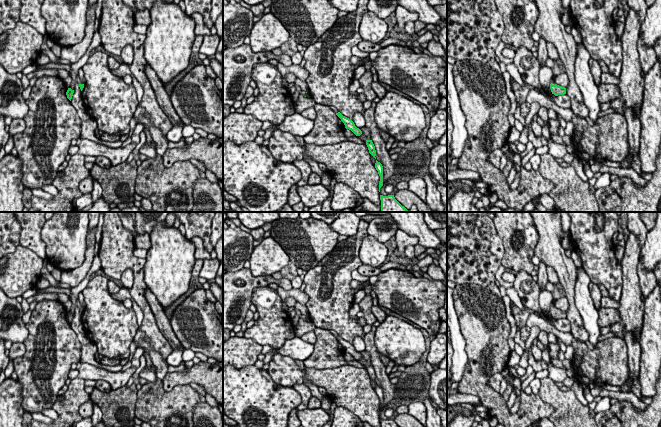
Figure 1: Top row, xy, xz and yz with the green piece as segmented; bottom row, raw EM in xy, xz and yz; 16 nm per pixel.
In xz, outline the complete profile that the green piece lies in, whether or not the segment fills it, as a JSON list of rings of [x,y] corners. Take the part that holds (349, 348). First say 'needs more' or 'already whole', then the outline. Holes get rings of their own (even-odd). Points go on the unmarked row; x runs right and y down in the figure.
already whole | [[[340,336],[336,337],[336,339],[344,347],[346,353],[351,354],[356,360],[360,360],[362,358],[362,355],[355,350],[354,346],[351,343],[343,340]]]

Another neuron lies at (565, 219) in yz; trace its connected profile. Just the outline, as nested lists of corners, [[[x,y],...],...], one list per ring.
[[[561,212],[561,224],[562,224],[562,238],[567,235],[570,229],[570,217],[567,212]]]

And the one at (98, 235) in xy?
[[[100,213],[98,225],[96,227],[96,234],[95,234],[96,243],[100,243],[100,241],[101,241],[103,223],[104,223],[104,214]]]

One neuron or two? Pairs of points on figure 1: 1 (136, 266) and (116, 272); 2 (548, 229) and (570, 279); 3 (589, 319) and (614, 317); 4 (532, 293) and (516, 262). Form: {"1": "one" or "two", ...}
{"1": "one", "2": "one", "3": "two", "4": "two"}

